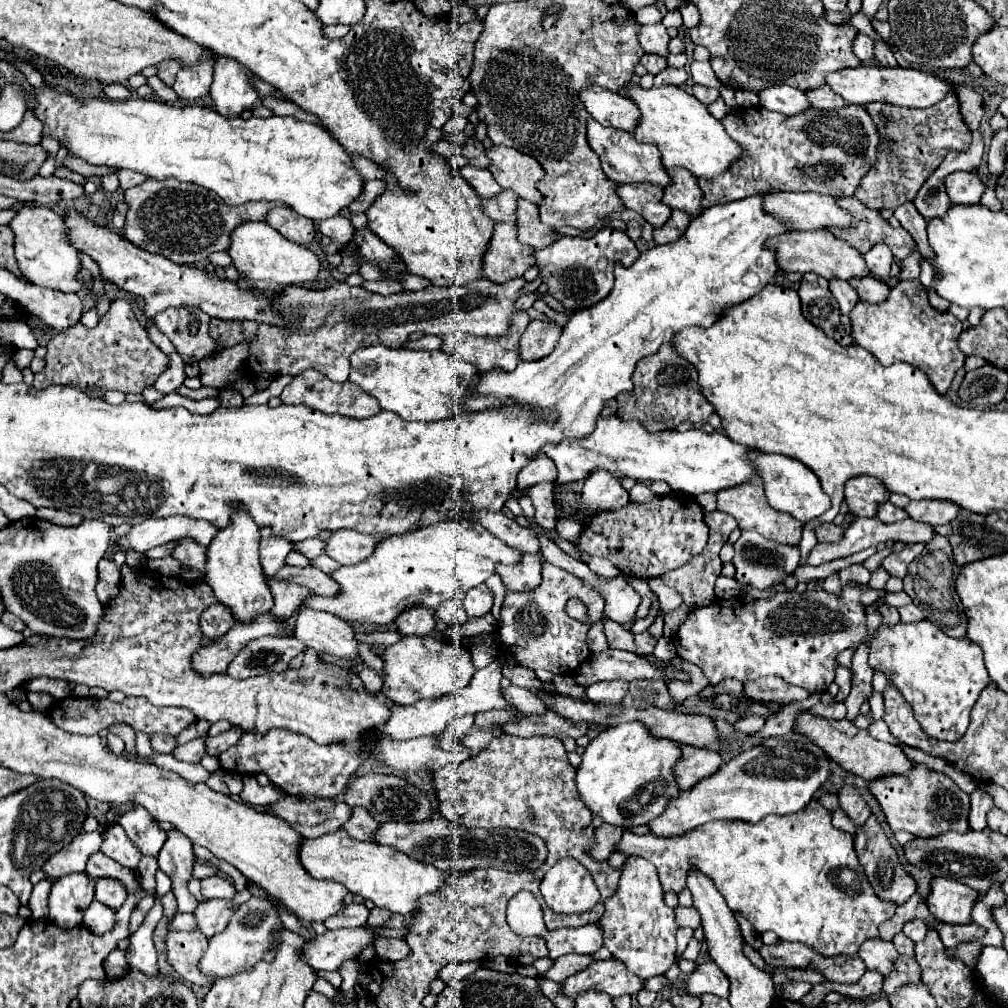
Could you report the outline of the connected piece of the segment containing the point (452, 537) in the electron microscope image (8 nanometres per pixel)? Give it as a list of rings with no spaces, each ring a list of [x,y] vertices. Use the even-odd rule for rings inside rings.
[[[465,518],[439,522],[423,530],[403,536],[391,536],[383,540],[375,552],[355,566],[341,566],[333,572],[333,580],[339,582],[341,594],[337,598],[311,596],[305,600],[315,610],[327,610],[347,622],[371,622],[375,626],[393,624],[395,616],[413,604],[425,604],[437,608],[451,598],[463,598],[469,588],[485,582],[495,564],[517,564],[523,552],[503,544],[503,540],[491,536],[479,524]]]

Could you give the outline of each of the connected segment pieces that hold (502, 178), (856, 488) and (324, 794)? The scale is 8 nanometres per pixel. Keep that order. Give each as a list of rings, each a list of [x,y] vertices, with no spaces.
[[[495,144],[487,148],[485,154],[491,160],[487,170],[493,174],[499,186],[503,186],[505,190],[513,190],[517,196],[535,204],[543,200],[543,196],[539,196],[541,192],[535,188],[535,184],[543,178],[543,168],[539,168],[535,158],[521,154],[515,148]]]
[[[855,476],[845,484],[845,502],[855,516],[875,516],[877,506],[885,502],[889,492],[871,476]]]
[[[243,732],[239,742],[233,744],[223,756],[219,756],[219,764],[225,772],[237,776],[265,774],[271,784],[281,788],[287,794],[299,796],[317,796],[317,798],[333,798],[345,792],[351,782],[355,770],[363,764],[363,756],[355,756],[355,752],[347,752],[347,748],[339,748],[339,744],[315,744],[309,736],[299,736],[297,732],[267,732],[267,736],[259,736],[259,732]]]

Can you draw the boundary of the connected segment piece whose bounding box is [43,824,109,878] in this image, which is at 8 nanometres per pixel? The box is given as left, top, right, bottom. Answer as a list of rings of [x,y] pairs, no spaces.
[[[99,824],[95,832],[89,832],[89,834],[81,832],[79,836],[75,836],[75,840],[67,844],[67,848],[59,850],[55,856],[47,860],[47,864],[43,866],[43,872],[55,878],[71,874],[71,872],[85,872],[91,852],[99,852],[101,848],[103,832],[107,830],[107,826],[109,824]]]

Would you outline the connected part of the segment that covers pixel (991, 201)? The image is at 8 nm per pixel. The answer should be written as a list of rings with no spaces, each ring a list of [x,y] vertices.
[[[987,188],[983,192],[981,204],[985,204],[989,210],[1001,210],[1001,202],[997,202],[997,196],[995,196],[995,190],[993,188]]]

